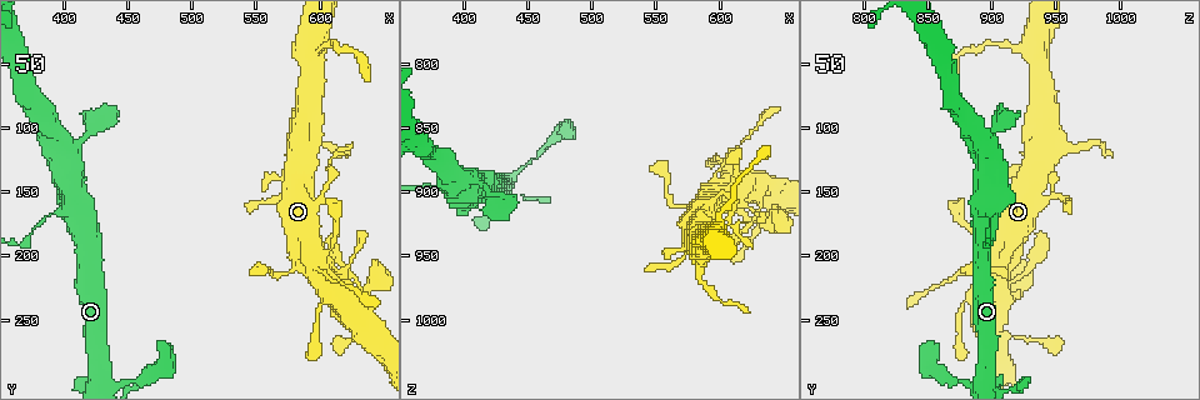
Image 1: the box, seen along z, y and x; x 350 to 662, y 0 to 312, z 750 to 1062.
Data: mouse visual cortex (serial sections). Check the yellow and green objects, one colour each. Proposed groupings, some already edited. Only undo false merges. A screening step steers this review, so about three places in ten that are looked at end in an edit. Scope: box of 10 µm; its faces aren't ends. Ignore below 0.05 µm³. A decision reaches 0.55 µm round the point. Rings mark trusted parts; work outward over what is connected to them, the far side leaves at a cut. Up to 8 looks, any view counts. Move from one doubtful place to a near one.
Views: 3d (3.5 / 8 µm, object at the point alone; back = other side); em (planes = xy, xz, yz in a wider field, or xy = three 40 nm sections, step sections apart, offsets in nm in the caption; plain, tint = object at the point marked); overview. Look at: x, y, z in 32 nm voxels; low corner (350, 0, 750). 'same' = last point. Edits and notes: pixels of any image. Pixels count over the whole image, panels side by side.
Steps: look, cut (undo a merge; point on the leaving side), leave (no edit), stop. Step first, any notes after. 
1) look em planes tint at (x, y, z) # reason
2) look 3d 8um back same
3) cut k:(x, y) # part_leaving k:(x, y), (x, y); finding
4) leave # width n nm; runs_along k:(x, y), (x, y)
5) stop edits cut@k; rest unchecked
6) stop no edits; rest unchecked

look 3d 3.5um at (400, 166, 898) # arms part here

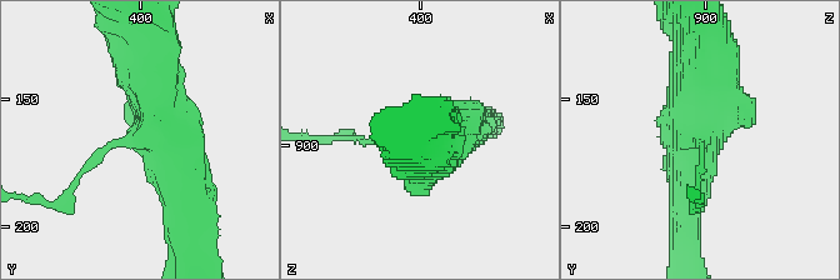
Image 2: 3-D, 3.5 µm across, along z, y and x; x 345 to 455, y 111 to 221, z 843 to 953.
look em xy step 2 tint at (399, 166, 898) # arms 3; arm_widths 100, 500, 700 nm

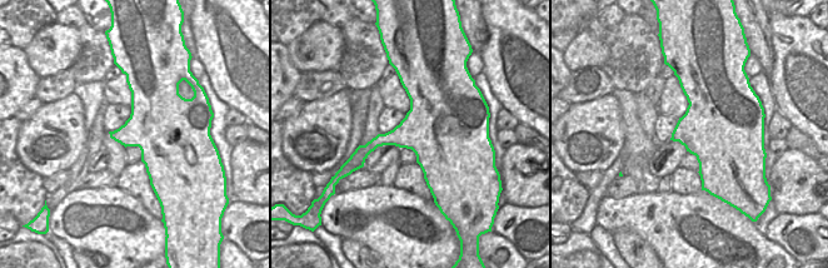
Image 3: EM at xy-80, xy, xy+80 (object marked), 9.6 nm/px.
leave # runs_along 2:(190, 200), (144, 46); continuous, no second cell

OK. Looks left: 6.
look 3d 3.5um at (602, 150, 900) # abrupt turn

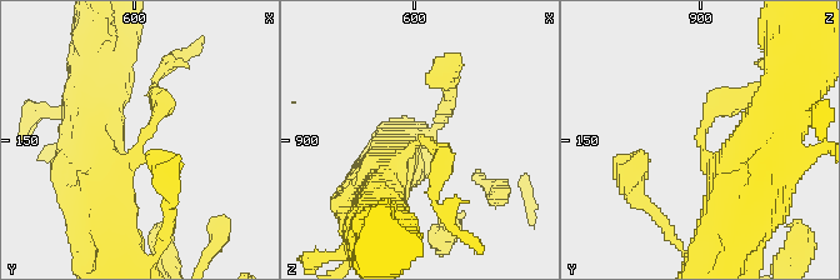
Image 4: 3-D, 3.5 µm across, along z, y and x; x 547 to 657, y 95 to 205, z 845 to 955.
leave # runs_along 4:(91, 180), (130, 160), (160, 106), (153, 95); one cell here

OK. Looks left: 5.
look 3d 3.5um back at (598, 38, 924) # abrupt turn

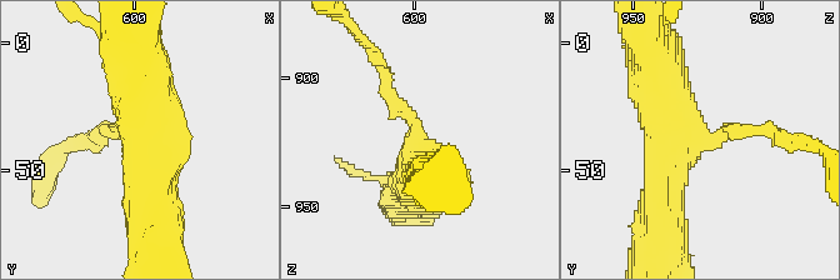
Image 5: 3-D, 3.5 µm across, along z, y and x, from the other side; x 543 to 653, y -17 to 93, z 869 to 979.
look em xy step 5 tint at (600, 38, 924) # arms 3; arm_widths 200, 600, 700 nm; need the tissue

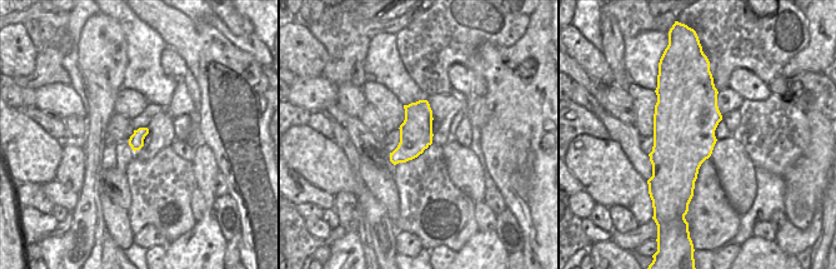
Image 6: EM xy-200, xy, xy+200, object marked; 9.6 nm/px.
leave # runs_along 5:(154, 216), (135, 55); one cell here

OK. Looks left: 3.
stop no edits; rest unchecked

